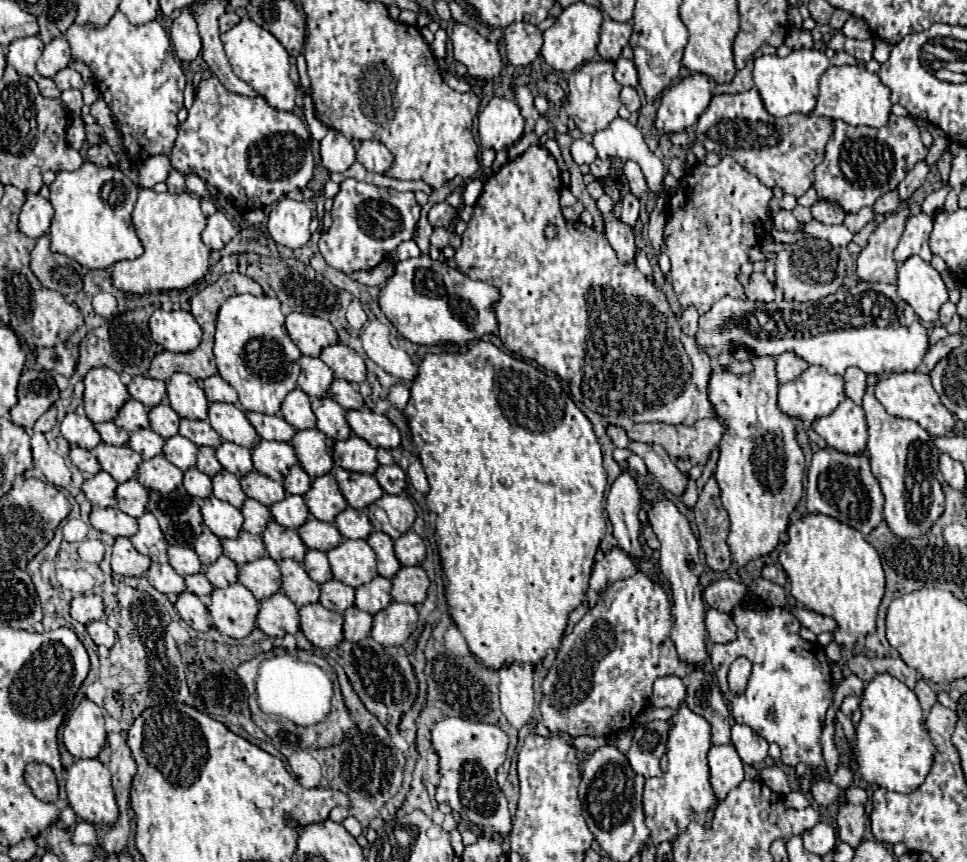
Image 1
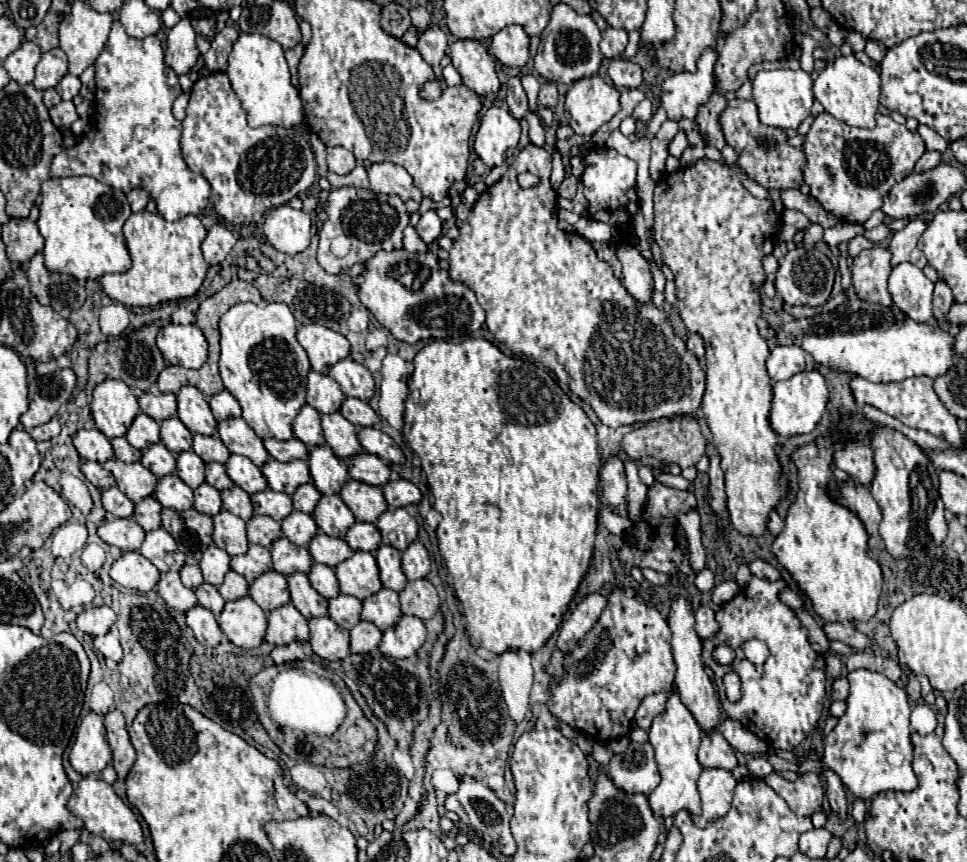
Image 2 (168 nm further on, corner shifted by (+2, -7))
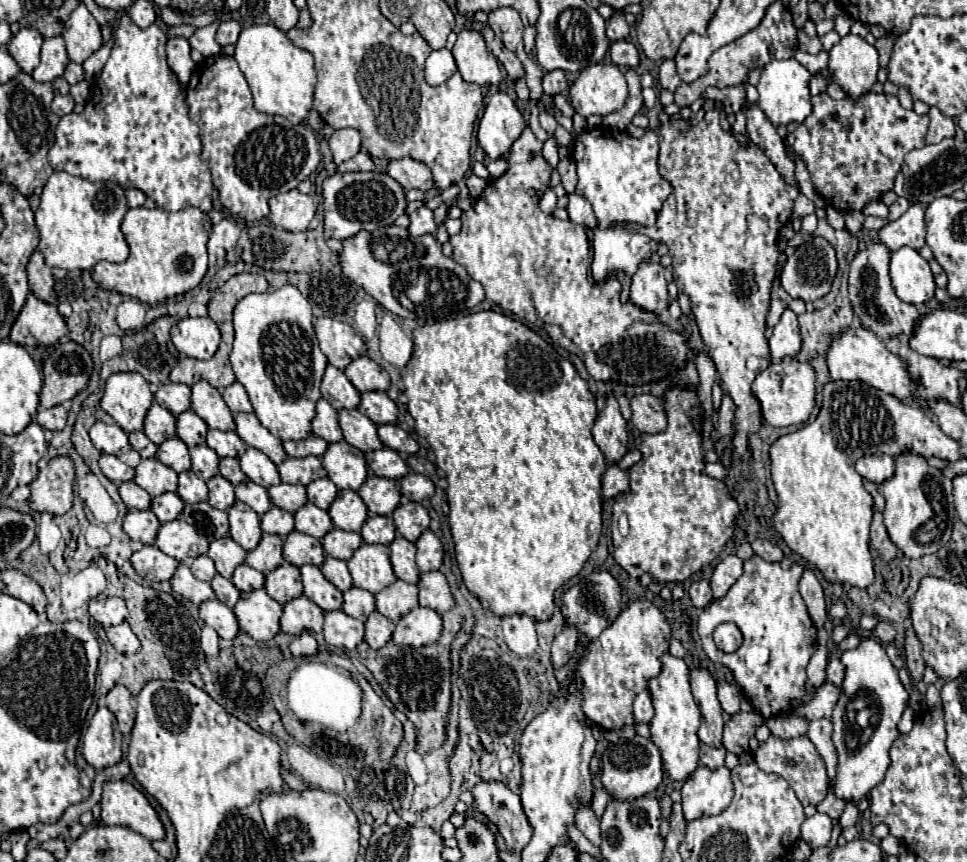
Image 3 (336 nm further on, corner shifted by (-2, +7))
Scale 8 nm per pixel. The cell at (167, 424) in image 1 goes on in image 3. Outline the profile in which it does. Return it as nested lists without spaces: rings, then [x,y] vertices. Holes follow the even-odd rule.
[[[191,409],[177,415],[177,437],[185,441],[187,447],[205,443],[207,429],[207,423],[201,417],[197,417],[197,413],[193,413]]]

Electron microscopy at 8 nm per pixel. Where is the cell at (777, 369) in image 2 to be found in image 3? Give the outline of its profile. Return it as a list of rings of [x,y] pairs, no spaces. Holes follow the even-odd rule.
[[[785,309],[781,321],[775,325],[773,335],[769,337],[769,349],[773,359],[795,357],[803,347],[803,339],[797,325],[797,315],[791,309]]]

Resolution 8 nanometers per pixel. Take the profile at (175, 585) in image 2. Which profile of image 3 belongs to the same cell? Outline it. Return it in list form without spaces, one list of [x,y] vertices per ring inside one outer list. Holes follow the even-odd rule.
[[[179,563],[179,567],[175,569],[175,573],[171,577],[171,587],[175,593],[189,599],[193,605],[201,605],[203,601],[209,601],[215,597],[211,585],[195,579],[191,569],[185,563]]]

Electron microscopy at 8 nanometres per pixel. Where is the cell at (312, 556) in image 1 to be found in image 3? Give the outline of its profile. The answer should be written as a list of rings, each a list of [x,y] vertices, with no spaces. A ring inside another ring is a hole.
[[[327,557],[325,563],[321,565],[321,571],[325,573],[325,577],[339,589],[339,591],[347,591],[353,583],[351,583],[351,575],[347,569],[347,563],[335,557]]]

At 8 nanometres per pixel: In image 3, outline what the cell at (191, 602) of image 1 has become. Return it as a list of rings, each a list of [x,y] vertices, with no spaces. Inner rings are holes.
[[[209,599],[209,601],[201,603],[199,617],[209,627],[213,627],[221,639],[233,639],[239,633],[237,617],[233,615],[233,611],[225,603],[221,603],[217,599]]]

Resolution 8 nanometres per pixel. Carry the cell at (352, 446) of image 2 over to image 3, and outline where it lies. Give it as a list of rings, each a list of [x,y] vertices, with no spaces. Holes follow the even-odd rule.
[[[341,409],[339,427],[343,431],[343,439],[361,451],[373,451],[383,447],[377,437],[377,425],[357,409]]]

